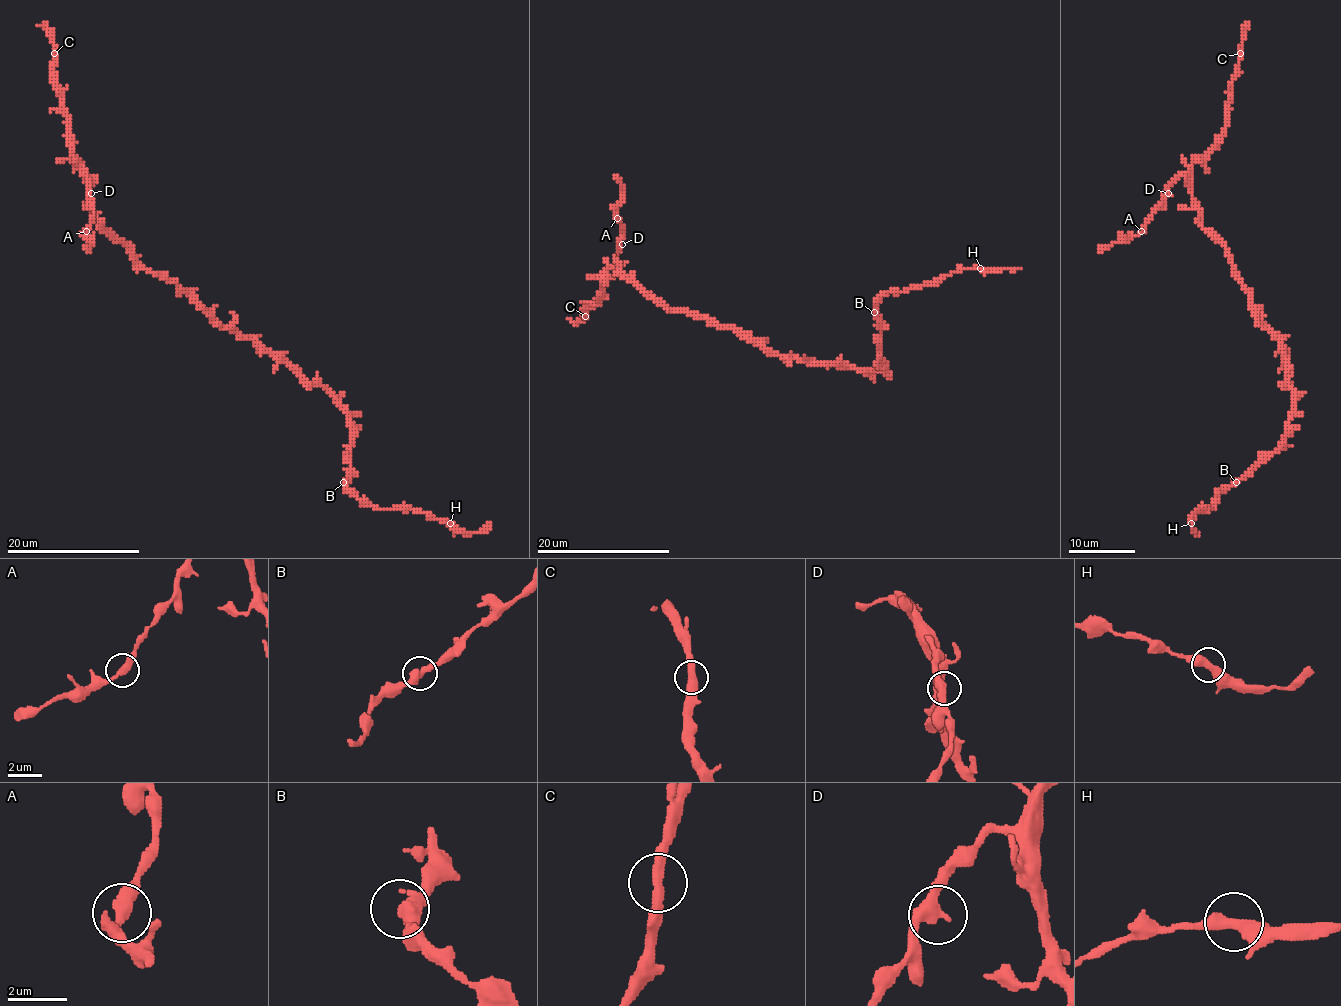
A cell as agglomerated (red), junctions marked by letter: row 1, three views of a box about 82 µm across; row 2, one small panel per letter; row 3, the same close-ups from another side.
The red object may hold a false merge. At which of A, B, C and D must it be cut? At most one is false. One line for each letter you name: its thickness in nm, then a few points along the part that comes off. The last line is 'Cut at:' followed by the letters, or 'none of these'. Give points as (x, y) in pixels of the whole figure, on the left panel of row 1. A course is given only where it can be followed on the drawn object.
Cut at: none of these

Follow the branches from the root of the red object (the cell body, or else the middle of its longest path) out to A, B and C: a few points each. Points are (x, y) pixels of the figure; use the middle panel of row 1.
A: (762, 343), (650, 298), (620, 269), (617, 251), (623, 226), (617, 218)
B: (762, 343), (770, 351), (798, 359), (848, 363), (858, 369), (873, 369), (882, 363), (880, 321), (873, 313)
C: (762, 343), (747, 341), (690, 311), (658, 304), (618, 268), (608, 271), (603, 296), (587, 308), (585, 316)

